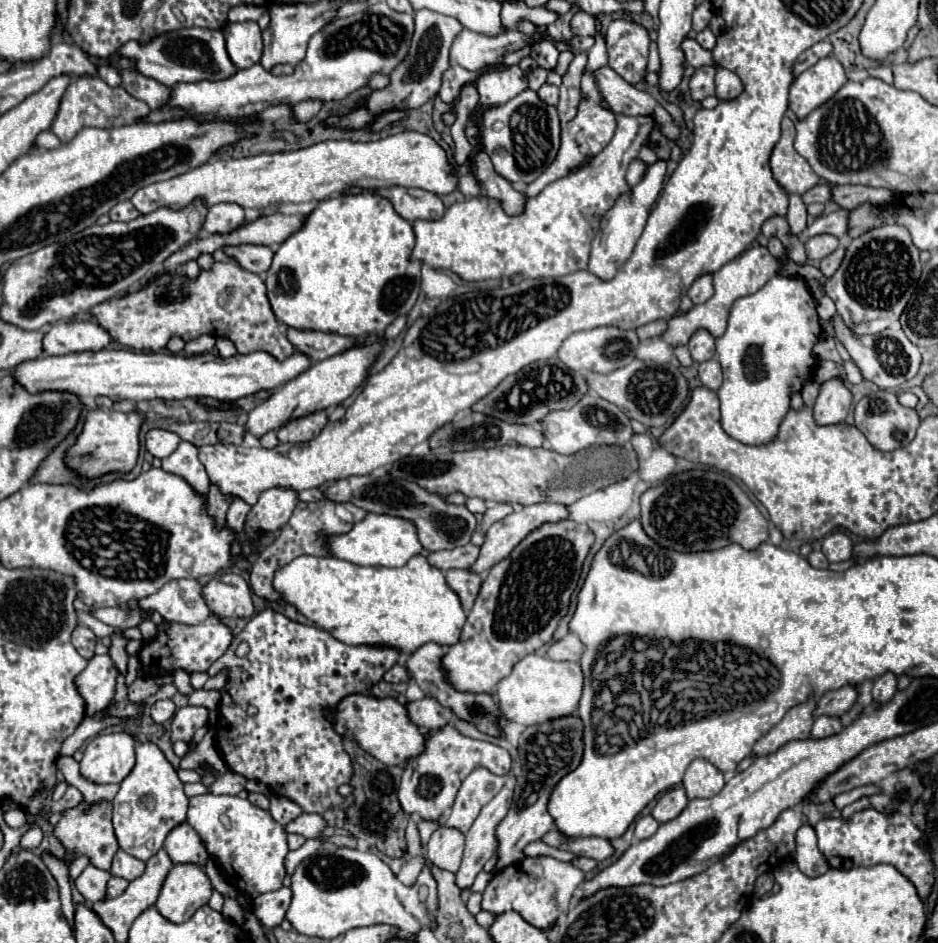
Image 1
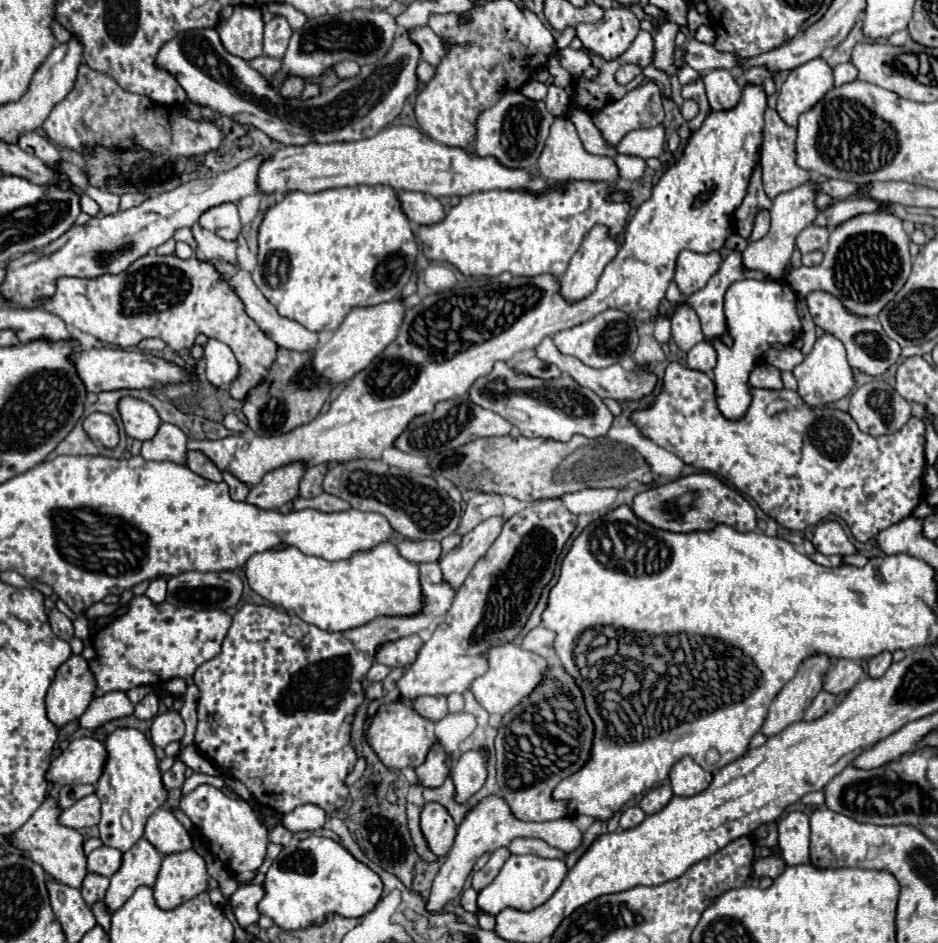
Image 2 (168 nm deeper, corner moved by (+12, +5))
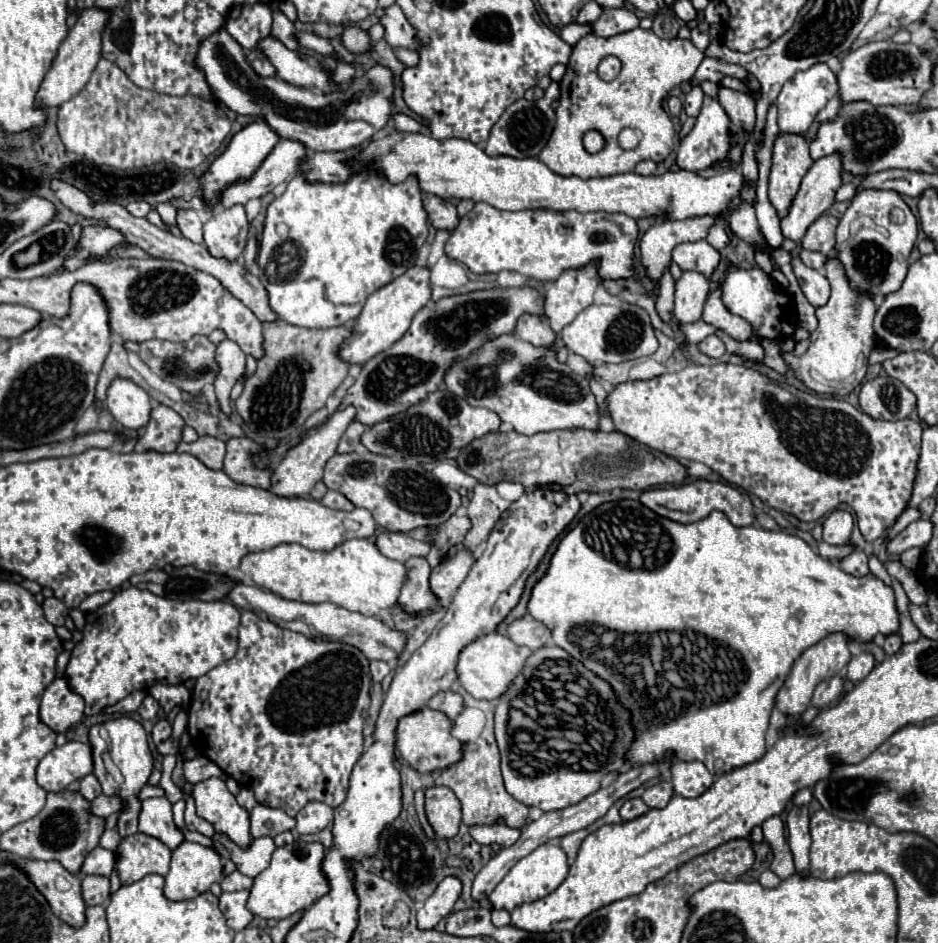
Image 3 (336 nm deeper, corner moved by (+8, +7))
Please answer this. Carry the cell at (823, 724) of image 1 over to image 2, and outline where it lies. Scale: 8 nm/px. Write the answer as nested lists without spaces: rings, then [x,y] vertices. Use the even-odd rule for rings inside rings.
[[[820,691],[816,695],[816,699],[812,701],[812,705],[808,707],[808,711],[804,713],[804,721],[816,721],[816,719],[824,717],[834,707],[836,707],[836,697],[826,691]]]

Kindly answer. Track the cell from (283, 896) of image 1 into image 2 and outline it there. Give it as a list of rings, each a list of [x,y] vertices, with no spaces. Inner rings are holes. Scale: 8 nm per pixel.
[[[244,885],[232,895],[232,907],[238,923],[242,927],[248,927],[260,919],[258,903],[266,895],[262,885]]]

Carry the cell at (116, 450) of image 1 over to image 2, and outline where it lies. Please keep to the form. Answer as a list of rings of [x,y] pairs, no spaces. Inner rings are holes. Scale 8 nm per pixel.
[[[90,413],[84,419],[84,431],[94,443],[100,443],[108,449],[114,449],[120,441],[118,425],[116,425],[114,417],[108,413]]]

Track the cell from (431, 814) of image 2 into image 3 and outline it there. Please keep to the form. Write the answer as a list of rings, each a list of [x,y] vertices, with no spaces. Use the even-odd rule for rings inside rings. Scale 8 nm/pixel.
[[[442,785],[426,789],[426,817],[438,837],[454,837],[462,821],[460,801],[454,791]]]

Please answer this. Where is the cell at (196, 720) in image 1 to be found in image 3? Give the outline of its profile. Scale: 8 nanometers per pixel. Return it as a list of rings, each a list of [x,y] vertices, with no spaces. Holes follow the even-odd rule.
[[[166,719],[158,721],[158,723],[154,725],[154,729],[152,729],[152,741],[154,741],[156,745],[162,743],[162,741],[166,741],[170,735],[172,735],[172,725],[170,725]]]

